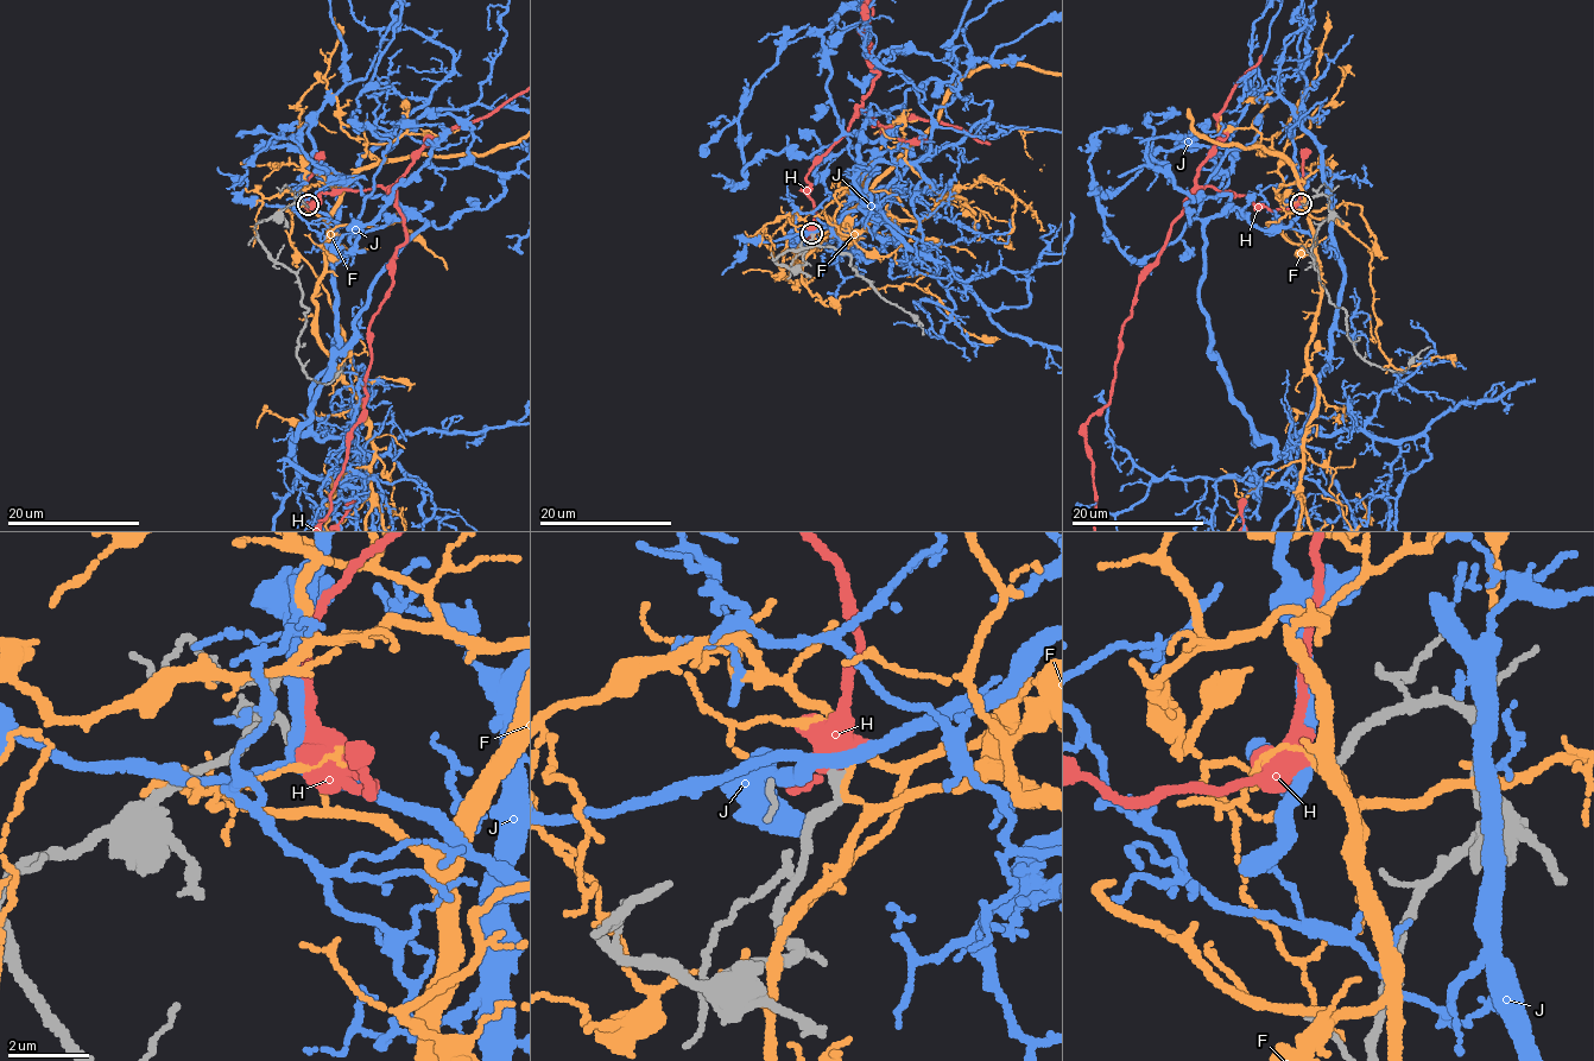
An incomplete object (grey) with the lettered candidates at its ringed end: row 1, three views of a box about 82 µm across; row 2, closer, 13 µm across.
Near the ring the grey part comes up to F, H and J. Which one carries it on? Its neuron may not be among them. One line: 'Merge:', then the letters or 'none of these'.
Merge: none of these

